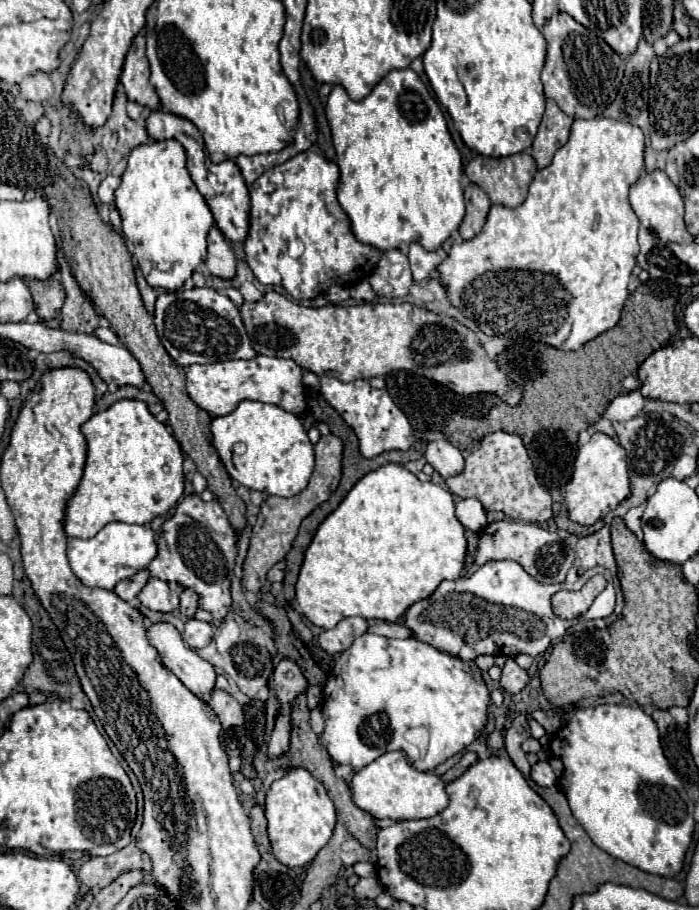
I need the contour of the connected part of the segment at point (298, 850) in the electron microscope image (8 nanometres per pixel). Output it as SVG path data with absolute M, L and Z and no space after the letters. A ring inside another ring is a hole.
M289 769L285 777L271 783L265 799L265 817L273 855L287 867L309 865L319 849L331 839L335 827L335 807L323 783L311 777L307 769Z

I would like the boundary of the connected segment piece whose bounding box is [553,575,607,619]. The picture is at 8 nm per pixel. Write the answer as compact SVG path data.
M596 575L579 591L559 591L553 595L553 613L563 619L579 617L589 609L589 605L606 586L606 579L602 575Z

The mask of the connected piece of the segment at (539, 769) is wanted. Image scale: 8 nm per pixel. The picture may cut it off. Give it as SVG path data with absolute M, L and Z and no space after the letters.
M537 761L531 765L531 779L541 787L553 787L557 783L557 777L547 761Z

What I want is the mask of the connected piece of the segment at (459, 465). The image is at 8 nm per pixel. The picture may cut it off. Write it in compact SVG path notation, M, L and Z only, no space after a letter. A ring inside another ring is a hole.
M425 431L423 437L429 441L427 451L425 451L425 459L429 465L433 465L433 469L443 477L455 477L459 473L463 473L463 465L465 459L461 455L461 451L457 447L453 447L443 433L437 431Z

